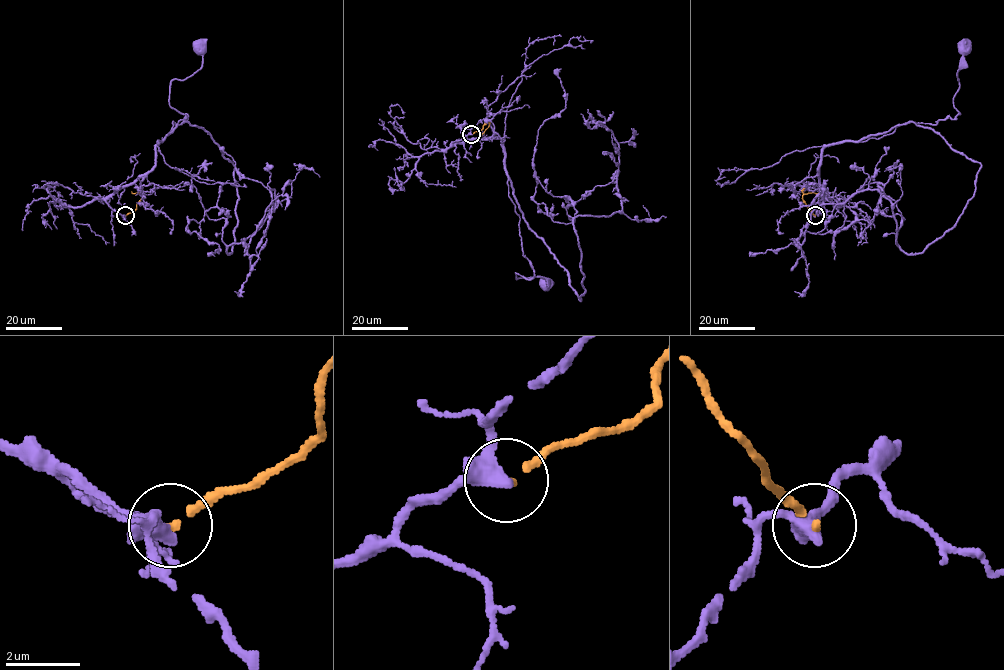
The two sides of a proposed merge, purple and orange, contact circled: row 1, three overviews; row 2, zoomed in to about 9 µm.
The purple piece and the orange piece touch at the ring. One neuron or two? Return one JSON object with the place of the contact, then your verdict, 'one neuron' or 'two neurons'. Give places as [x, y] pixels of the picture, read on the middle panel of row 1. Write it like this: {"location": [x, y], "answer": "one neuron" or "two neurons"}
{"location": [471, 134], "answer": "two neurons"}

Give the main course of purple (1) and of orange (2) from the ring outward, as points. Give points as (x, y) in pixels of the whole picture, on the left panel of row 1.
1: (125, 216), (106, 200), (145, 175), (173, 121), (187, 119), (169, 103), (169, 89), (202, 66), (200, 50)
2: (125, 216), (136, 208), (143, 196), (131, 191)

